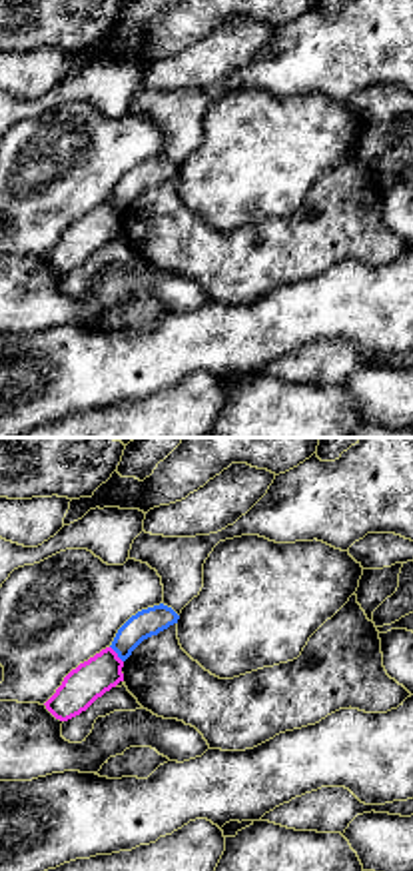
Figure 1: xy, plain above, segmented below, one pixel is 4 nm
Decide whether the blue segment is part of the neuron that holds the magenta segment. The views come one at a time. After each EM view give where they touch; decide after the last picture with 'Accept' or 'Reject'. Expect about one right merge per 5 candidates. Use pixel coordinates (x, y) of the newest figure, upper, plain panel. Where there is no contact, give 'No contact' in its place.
Touches magenta at (116, 206)

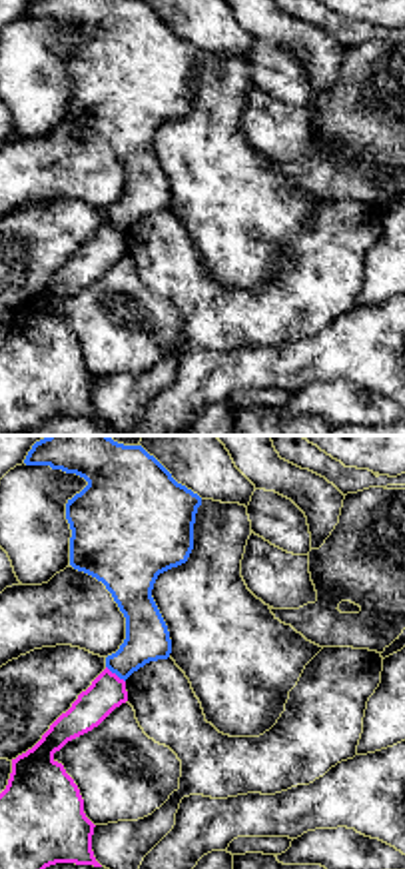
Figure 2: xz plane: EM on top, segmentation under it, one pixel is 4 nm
Touches magenta at (114, 226)

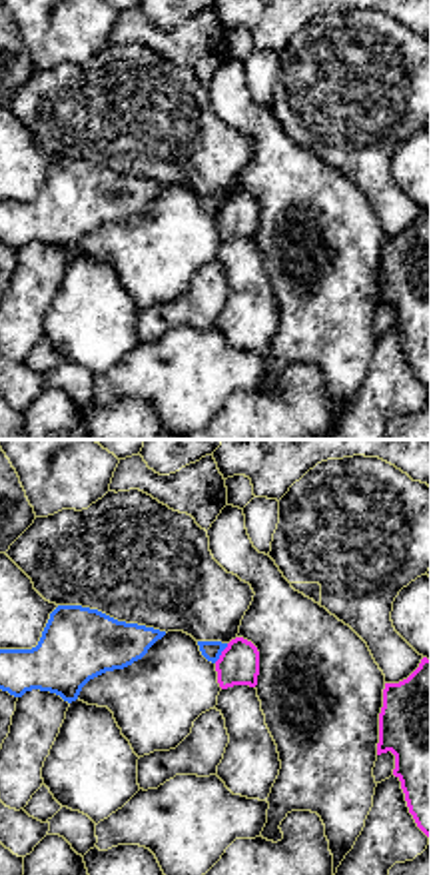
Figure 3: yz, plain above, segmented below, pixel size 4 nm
Touches magenta at (222, 206)

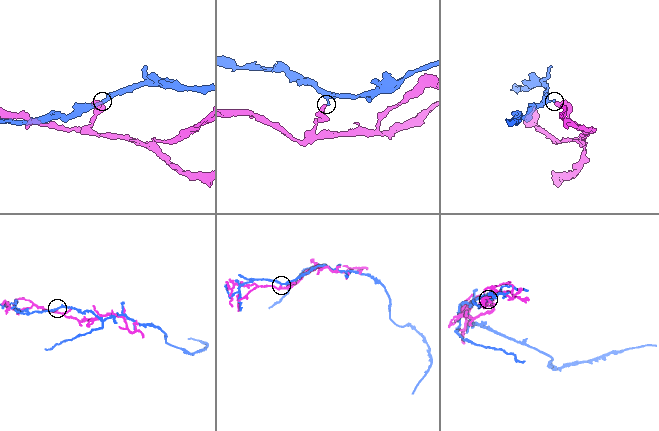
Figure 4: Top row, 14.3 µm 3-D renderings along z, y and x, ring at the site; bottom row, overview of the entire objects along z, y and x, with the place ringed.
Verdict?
Reject

